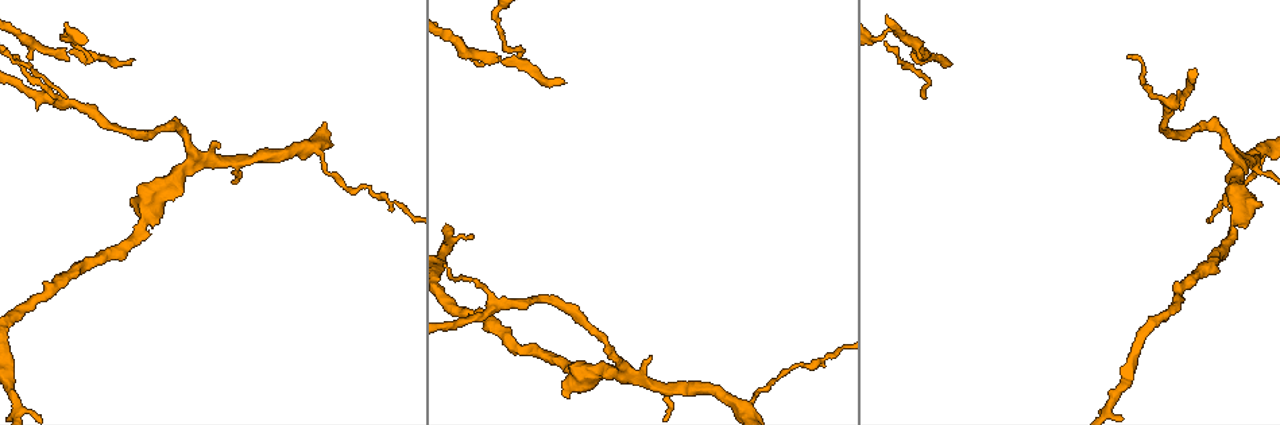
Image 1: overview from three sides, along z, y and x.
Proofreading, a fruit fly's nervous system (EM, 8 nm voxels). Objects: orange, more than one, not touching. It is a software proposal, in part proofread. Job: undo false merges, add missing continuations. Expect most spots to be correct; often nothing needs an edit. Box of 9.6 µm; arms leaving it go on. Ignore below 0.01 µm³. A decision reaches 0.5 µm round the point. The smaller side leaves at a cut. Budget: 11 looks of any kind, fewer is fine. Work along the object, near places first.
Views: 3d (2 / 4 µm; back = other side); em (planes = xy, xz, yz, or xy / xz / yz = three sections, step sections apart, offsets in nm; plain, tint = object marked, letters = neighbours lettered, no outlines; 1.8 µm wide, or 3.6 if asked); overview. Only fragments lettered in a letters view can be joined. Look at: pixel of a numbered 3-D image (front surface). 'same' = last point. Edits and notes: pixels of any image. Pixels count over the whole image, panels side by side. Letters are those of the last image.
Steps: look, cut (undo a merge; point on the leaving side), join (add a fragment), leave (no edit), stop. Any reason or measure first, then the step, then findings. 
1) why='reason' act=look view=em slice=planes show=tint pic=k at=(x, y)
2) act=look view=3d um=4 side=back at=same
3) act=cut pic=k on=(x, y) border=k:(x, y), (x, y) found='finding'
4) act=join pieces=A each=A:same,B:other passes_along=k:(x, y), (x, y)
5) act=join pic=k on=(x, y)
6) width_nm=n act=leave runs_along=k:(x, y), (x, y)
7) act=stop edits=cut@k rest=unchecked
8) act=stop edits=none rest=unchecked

why='sudden change in width' act=look view=3d um=4 side=back pic=1 at=(141, 225)

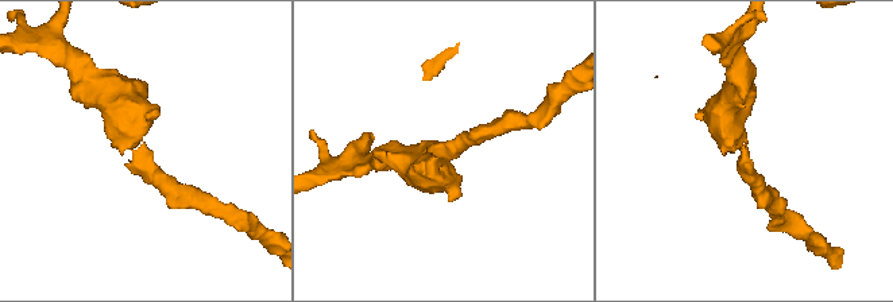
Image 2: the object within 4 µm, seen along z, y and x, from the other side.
why='shape alone is not enough' act=look view=em slice=planes show=tint pic=2 at=(441, 155)

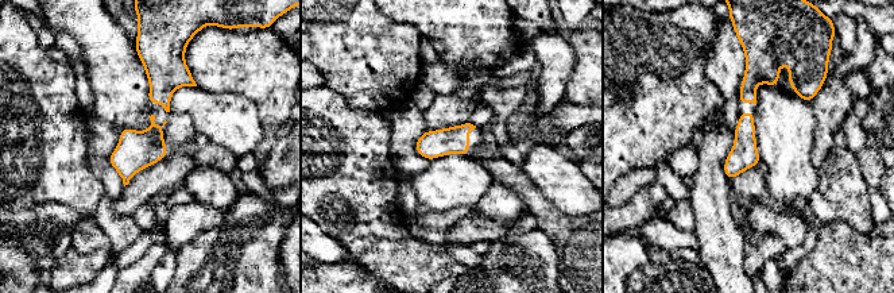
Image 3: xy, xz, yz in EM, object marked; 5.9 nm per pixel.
act=look view=em slice=planes show=letters at=same

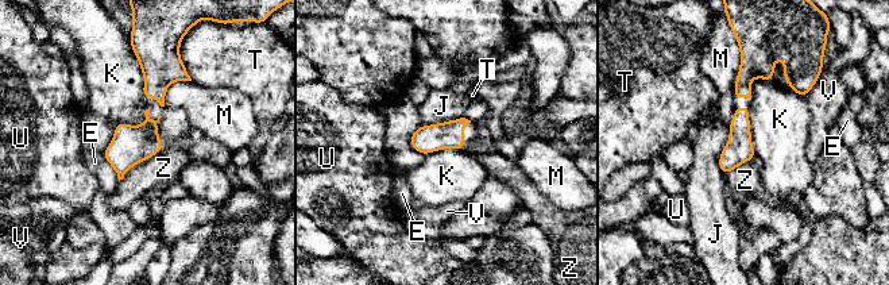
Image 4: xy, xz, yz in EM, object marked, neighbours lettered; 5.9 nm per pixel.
act=leave each=E:other,J:other,K:other,M:other,T:other,U:other,V:other,Z:other border=4:(748, 108), (750, 142), (756, 156) found='all the same neuron'

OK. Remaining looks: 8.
why='sharp bend' act=look view=em slice=yz step=8 show=tint pic=1 at=(626, 374)

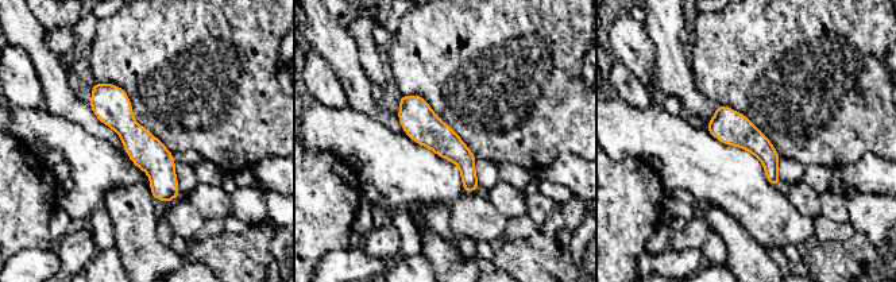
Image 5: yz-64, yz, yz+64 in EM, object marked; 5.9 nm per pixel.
why='what lies round it' act=look view=em slice=yz step=8 show=letters at=same

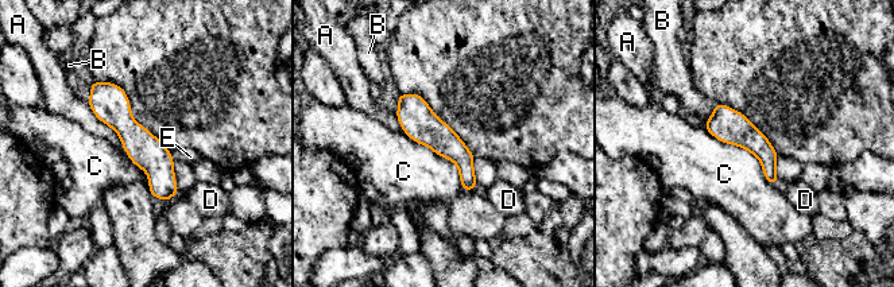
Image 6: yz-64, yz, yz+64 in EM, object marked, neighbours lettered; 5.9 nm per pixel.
act=leave each=A:other,B:other,C:other,D:other,E:other found='all the same neuron'

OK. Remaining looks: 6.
why='three-way junction' act=look view=em slice=planes show=letters pic=1 at=(741, 407)

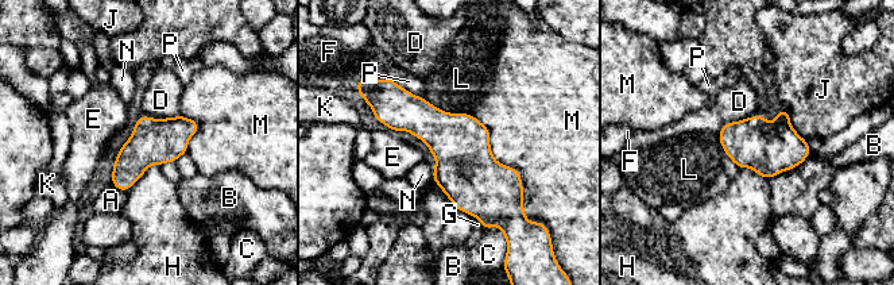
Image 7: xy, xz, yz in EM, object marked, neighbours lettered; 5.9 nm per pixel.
act=leave each=A:other,B:other,C:other,D:other,E:other,F:other,G:other,H:other,J:other,K:other,L:other,M:other,N:other,P:other runs_along=7:(380, 101), (518, 185) found='one neuron here'

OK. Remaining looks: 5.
act=look view=em slice=planes show=letters pic=1 at=(562, 82)

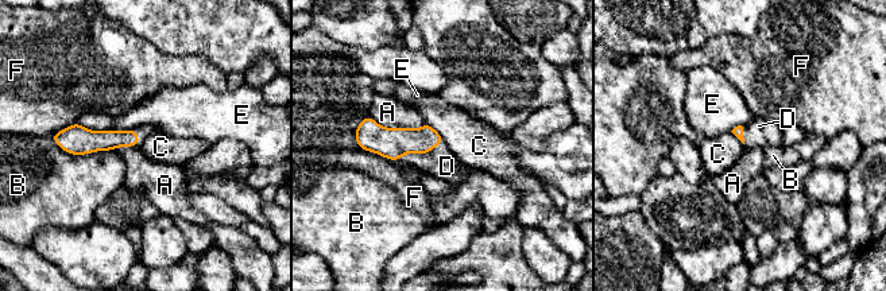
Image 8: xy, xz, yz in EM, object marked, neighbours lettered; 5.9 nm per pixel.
act=join pieces=D each=A:other,B:other,C:other,D:same,E:other,F:other passes_along=8:(96, 140), (138, 138), (143, 131) found='the neuron continues'

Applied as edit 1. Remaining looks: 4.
act=stop edits=join@8 rest=unchecked

